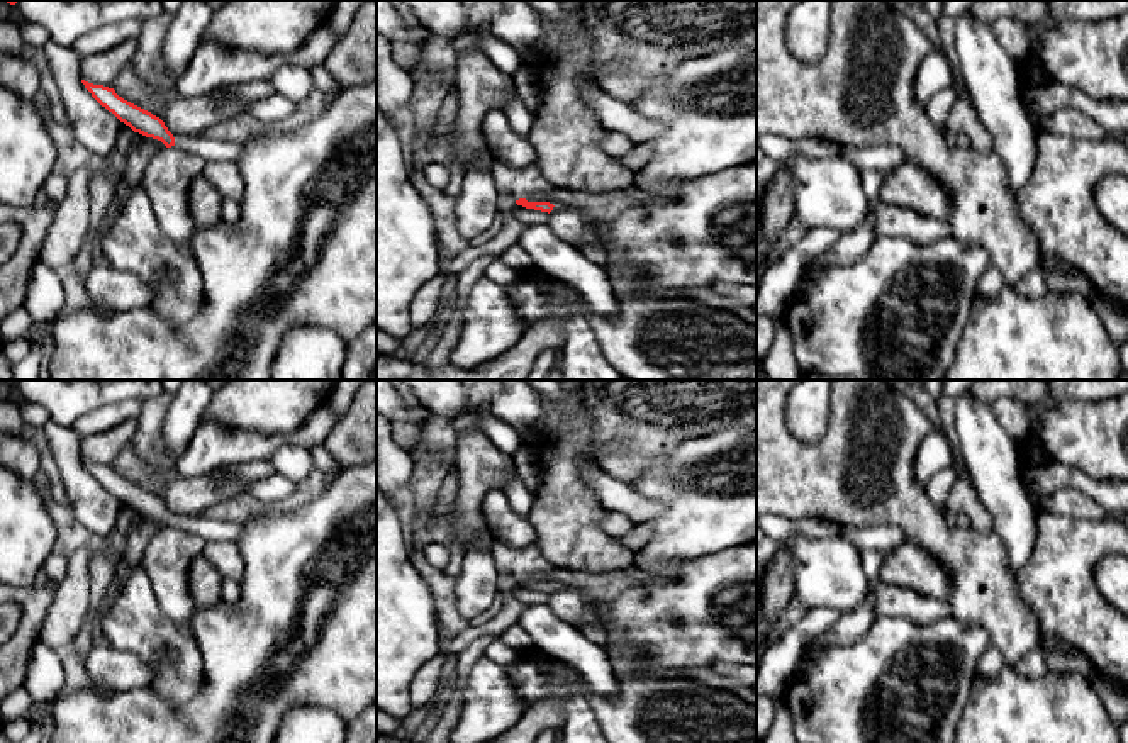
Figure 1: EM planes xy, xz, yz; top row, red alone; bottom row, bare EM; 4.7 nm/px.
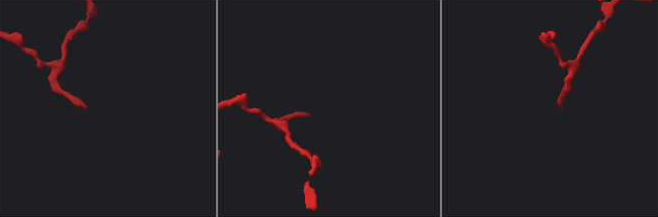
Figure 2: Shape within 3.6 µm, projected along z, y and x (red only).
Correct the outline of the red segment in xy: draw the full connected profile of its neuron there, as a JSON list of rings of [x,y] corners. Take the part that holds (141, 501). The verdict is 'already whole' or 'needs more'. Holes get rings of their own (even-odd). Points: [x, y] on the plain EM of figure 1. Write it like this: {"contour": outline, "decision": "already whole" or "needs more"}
{"contour": [[[81,460],[92,477],[112,492],[120,502],[134,512],[161,521],[166,528],[180,528],[202,536],[205,541],[239,543],[244,534],[241,522],[215,521],[210,517],[175,517],[165,502],[151,492],[124,480],[114,468],[93,465]]], "decision": "needs more"}

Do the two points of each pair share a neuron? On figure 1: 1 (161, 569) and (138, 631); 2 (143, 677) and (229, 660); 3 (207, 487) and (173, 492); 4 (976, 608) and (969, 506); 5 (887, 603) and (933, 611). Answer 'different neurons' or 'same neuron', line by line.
1: different neurons
2: different neurons
3: same neuron
4: different neurons
5: same neuron

